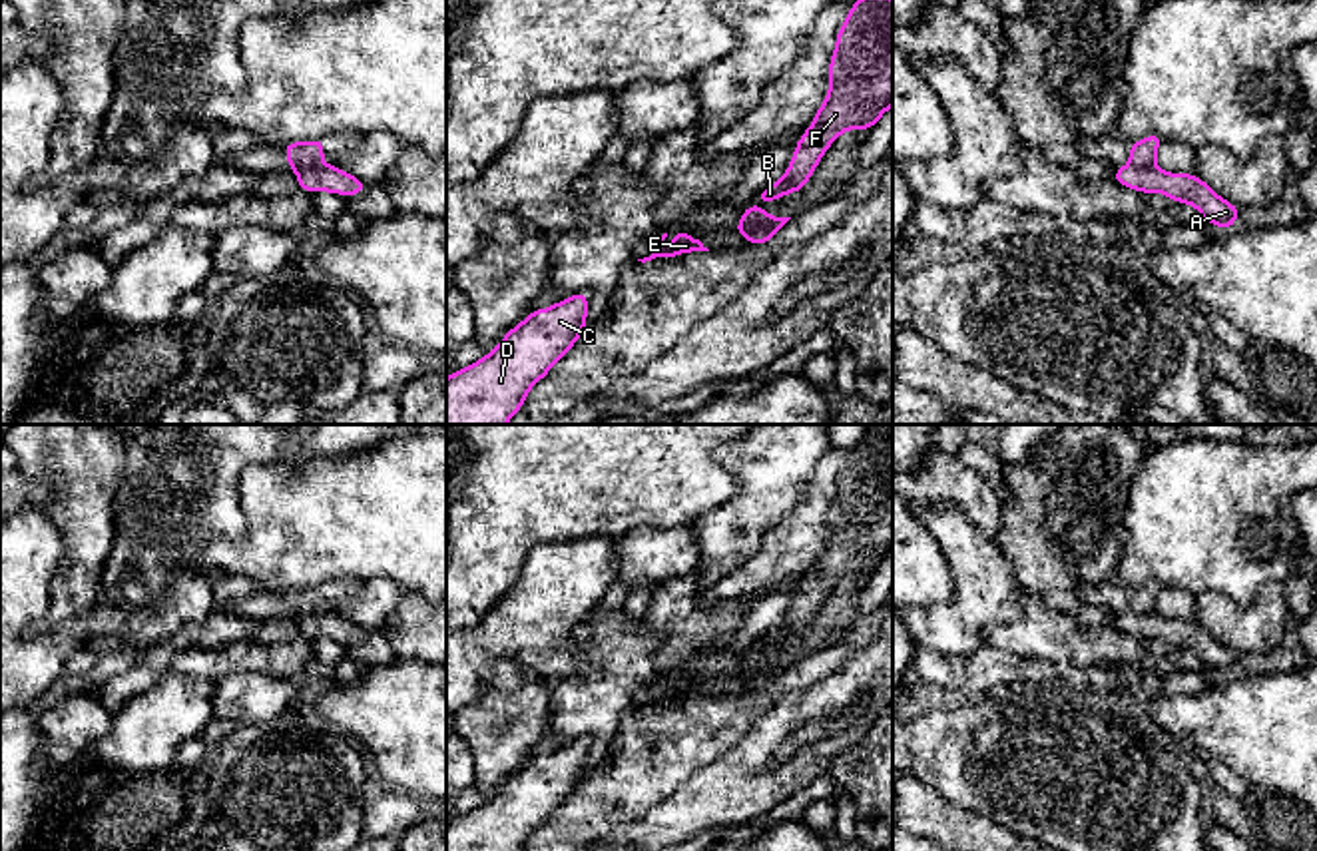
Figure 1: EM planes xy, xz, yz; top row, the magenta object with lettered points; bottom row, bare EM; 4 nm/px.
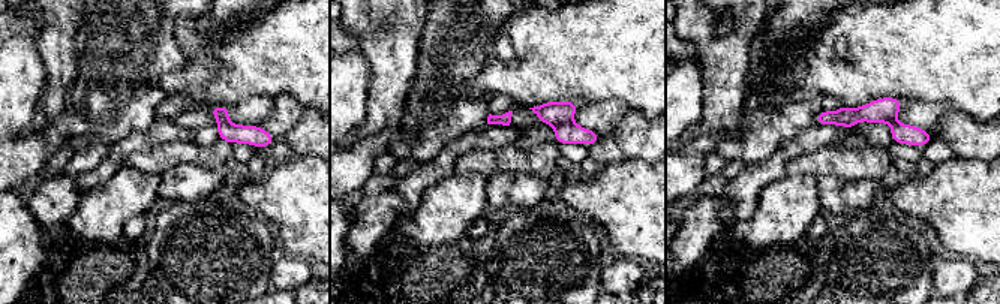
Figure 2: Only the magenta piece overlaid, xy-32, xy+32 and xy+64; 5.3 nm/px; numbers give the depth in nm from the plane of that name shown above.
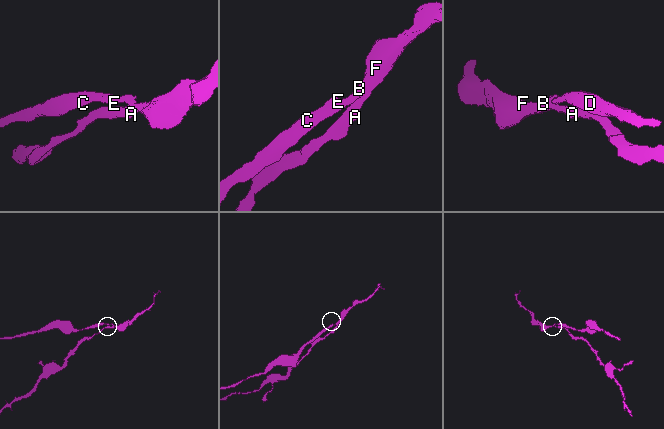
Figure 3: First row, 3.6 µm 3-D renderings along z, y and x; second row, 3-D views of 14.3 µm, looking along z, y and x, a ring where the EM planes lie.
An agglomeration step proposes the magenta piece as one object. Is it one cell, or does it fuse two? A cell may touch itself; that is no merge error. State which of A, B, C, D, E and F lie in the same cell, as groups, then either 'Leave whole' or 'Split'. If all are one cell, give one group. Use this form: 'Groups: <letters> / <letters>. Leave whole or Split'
Groups: A B F / C D E. Split

